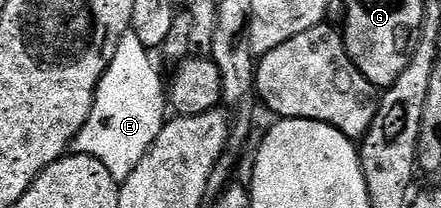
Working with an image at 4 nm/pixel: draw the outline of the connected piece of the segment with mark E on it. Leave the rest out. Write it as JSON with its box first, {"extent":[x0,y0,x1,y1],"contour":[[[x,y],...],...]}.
{"extent":[73,30,169,181],"contour":[[[127,30],[121,37],[120,43],[120,50],[113,54],[111,63],[107,64],[100,77],[99,85],[95,90],[95,100],[92,103],[92,112],[89,113],[84,127],[77,133],[73,147],[78,154],[88,155],[101,161],[101,165],[109,169],[113,178],[122,181],[129,177],[129,173],[133,173],[133,169],[137,169],[141,157],[145,157],[153,141],[157,141],[169,115],[169,99],[165,94],[165,79],[163,81],[159,76],[159,71],[151,60],[152,52],[145,45],[141,45],[141,37]]]}

